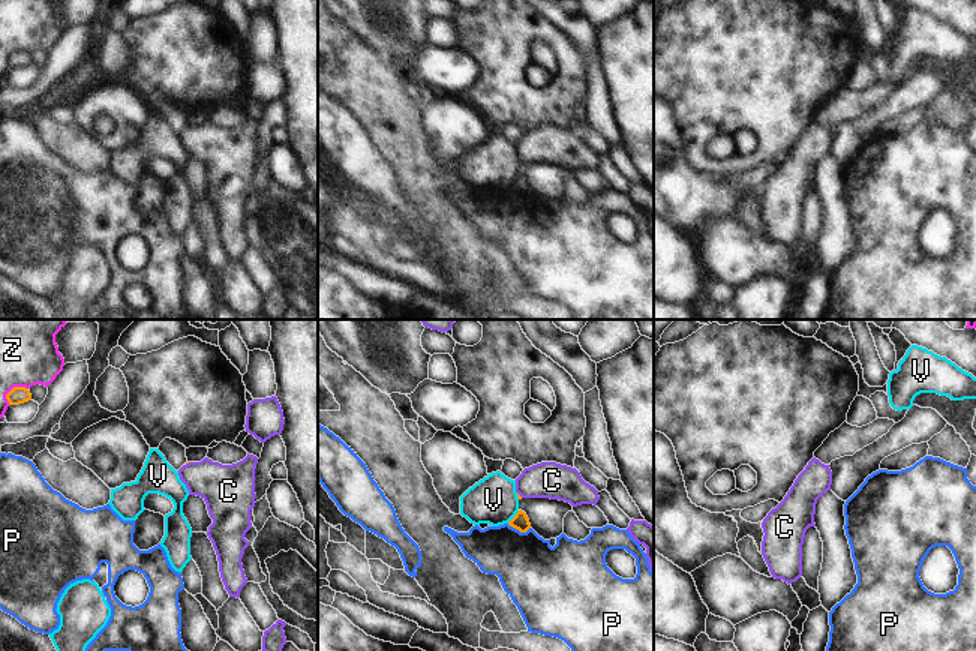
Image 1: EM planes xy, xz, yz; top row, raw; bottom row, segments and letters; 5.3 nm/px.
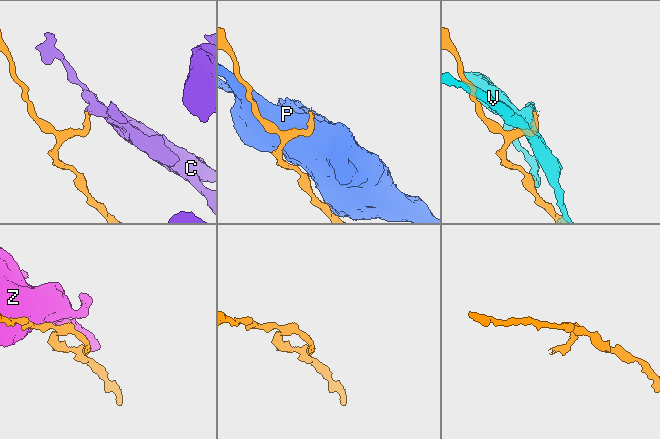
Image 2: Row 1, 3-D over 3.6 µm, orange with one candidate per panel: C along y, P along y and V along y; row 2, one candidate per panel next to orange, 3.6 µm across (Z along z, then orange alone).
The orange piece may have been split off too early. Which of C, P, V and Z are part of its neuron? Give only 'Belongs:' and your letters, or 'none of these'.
Belongs: C

